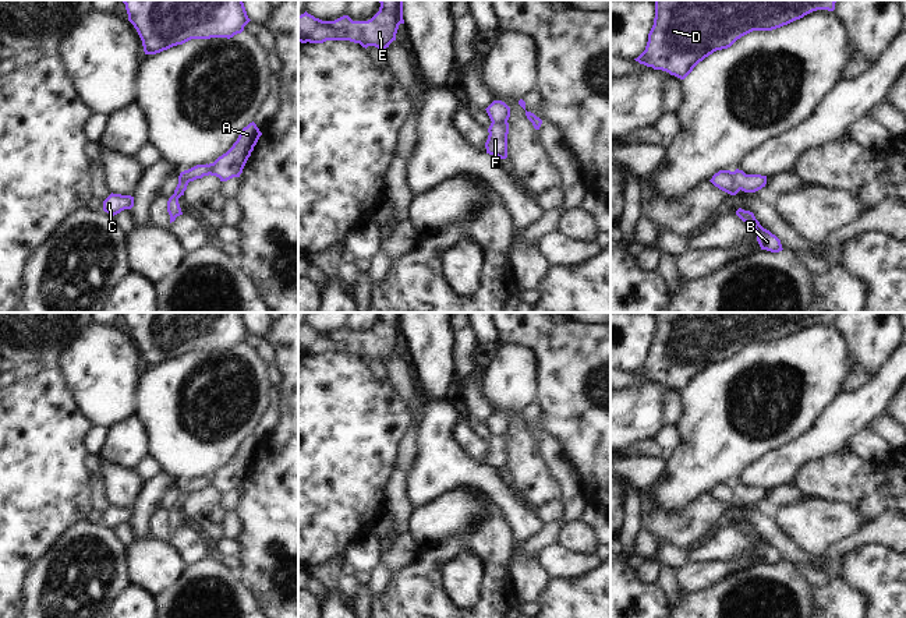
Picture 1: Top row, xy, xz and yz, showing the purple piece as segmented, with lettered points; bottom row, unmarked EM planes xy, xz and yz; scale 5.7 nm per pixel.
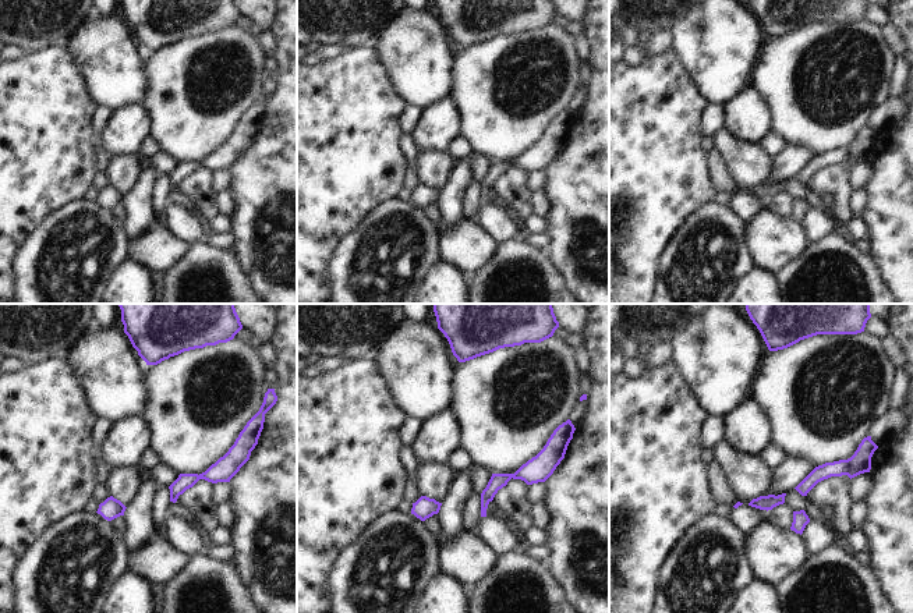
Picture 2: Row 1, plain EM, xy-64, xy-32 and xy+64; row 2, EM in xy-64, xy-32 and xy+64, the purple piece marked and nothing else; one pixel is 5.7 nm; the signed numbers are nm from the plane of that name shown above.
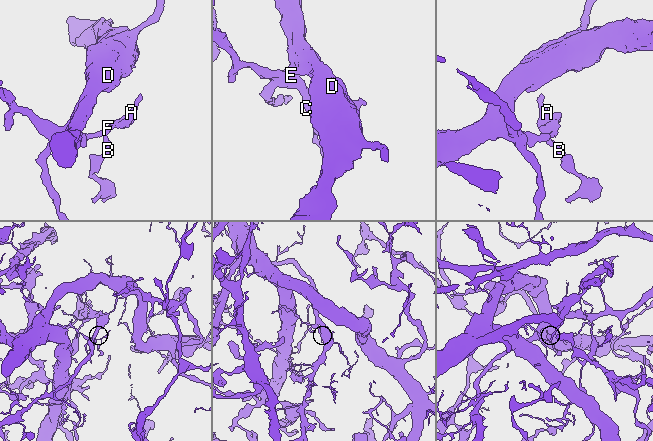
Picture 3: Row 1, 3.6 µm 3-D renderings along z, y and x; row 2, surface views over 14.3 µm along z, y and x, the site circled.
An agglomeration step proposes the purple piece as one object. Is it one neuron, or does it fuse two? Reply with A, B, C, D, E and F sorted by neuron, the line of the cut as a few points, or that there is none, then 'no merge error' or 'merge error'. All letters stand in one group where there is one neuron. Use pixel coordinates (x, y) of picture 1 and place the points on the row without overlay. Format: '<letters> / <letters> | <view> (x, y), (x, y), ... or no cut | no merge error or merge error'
A B / C D E F | yz (731, 484), (731, 488), (740, 501) | merge error

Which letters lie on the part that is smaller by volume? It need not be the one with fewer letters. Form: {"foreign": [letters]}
{"foreign": ["A", "B"]}

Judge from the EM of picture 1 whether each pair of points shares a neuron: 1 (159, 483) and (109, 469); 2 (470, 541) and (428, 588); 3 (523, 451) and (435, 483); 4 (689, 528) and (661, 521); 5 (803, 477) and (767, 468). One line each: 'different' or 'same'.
1: different
2: same
3: different
4: same
5: different

